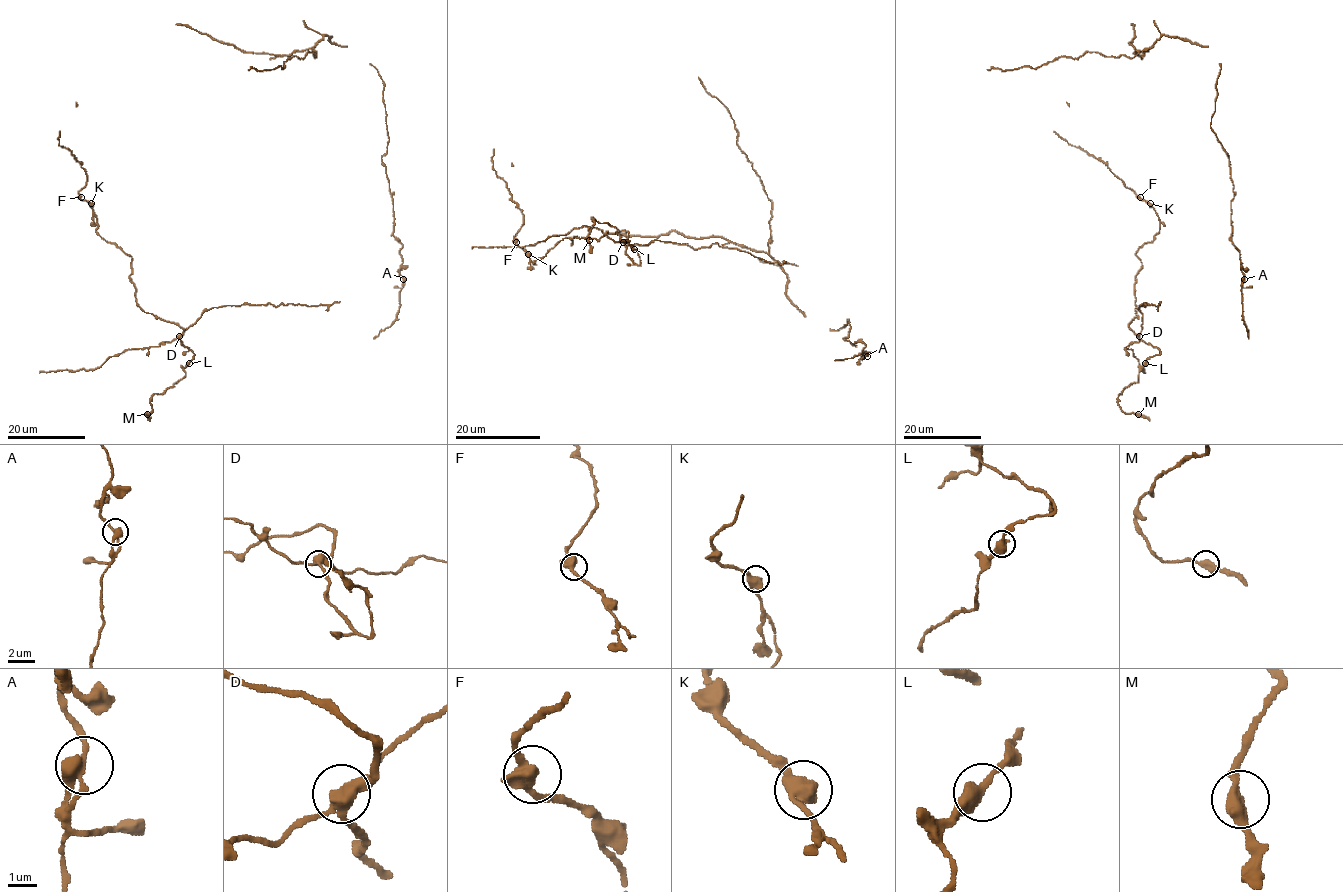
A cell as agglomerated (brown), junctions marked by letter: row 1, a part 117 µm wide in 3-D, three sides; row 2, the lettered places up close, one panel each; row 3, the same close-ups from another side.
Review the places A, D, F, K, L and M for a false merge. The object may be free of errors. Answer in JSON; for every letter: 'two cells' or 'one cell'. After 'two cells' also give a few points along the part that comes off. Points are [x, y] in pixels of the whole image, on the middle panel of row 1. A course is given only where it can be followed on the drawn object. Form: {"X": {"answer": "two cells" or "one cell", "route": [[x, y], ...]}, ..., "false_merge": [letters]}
{"A": {"answer": "one cell"}, "D": {"answer": "two cells", "route": [[623, 242], [647, 245], [651, 241], [661, 241], [687, 244], [694, 249], [717, 243], [767, 261], [798, 266]]}, "F": {"answer": "one cell"}, "K": {"answer": "one cell"}, "L": {"answer": "one cell"}, "M": {"answer": "one cell"}, "false_merge": ["D"]}

